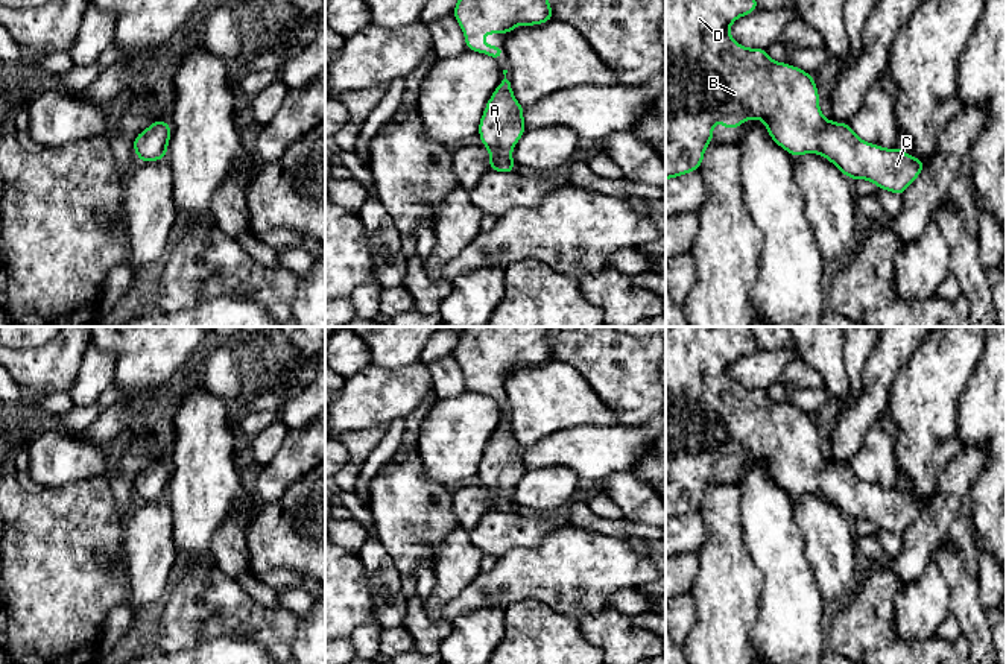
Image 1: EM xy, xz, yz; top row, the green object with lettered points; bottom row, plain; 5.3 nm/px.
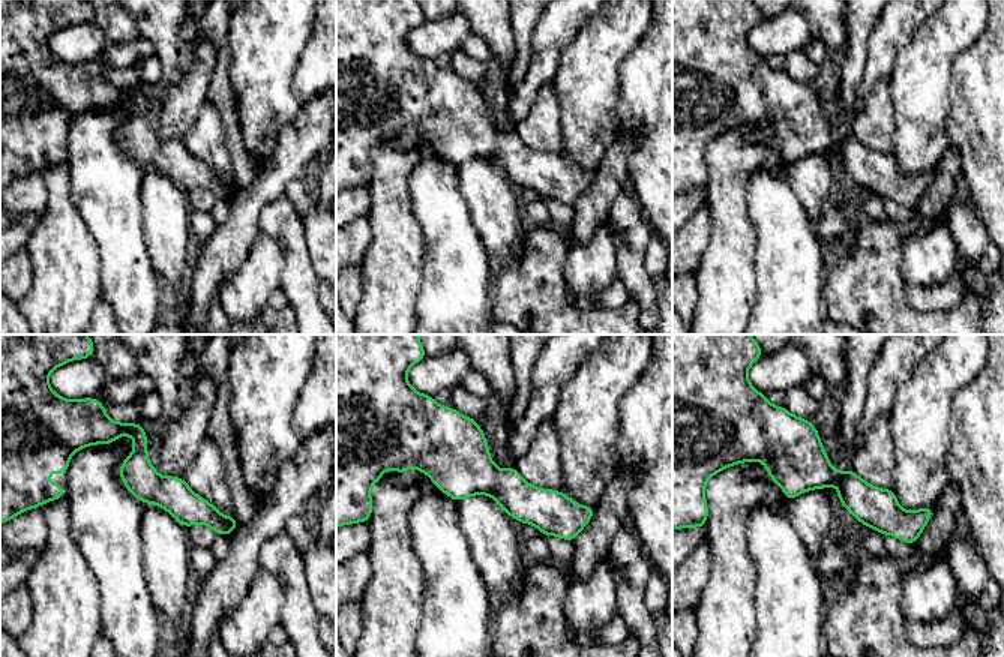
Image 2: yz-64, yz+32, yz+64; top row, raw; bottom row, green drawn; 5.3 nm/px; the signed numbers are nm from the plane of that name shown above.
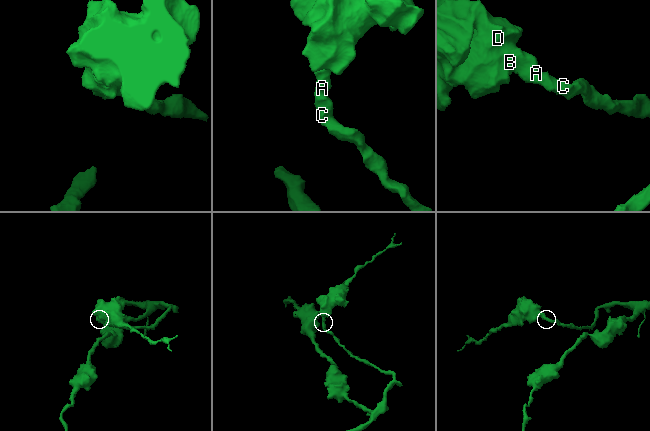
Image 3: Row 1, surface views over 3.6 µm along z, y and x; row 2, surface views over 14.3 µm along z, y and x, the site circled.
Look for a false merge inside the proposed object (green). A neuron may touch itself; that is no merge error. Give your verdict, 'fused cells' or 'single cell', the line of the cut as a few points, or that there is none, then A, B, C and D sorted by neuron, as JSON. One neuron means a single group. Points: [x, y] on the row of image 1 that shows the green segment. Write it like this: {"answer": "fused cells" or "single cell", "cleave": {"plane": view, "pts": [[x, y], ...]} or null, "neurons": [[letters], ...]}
{"answer": "single cell", "cleave": null, "neurons": [["A", "B", "C", "D"]]}

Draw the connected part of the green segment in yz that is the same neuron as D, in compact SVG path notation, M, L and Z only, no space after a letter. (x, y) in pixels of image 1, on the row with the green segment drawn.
M666 0L666 181L701 169L714 122L732 131L743 120L761 119L769 137L790 155L821 153L853 181L868 179L901 196L925 161L901 147L866 143L849 123L827 120L811 74L772 61L766 49L746 49L734 41L729 26L755 9L757 0Z

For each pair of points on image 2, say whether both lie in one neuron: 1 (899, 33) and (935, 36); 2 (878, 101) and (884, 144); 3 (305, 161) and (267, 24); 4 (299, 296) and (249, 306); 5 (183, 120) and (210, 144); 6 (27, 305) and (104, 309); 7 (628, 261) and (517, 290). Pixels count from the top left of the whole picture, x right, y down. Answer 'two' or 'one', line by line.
1: two
2: one
3: two
4: two
5: two
6: two
7: two

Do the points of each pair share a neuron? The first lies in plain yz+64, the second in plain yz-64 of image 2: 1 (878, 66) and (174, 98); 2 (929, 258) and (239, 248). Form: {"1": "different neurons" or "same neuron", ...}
{"1": "same neuron", "2": "different neurons"}

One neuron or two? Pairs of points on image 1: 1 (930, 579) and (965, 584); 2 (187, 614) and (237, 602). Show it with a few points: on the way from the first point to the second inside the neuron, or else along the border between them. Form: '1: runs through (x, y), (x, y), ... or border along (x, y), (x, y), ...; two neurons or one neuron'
1: border along (932, 559), (949, 585), (949, 611); two neurons
2: runs through (199, 607), (225, 605); one neuron

